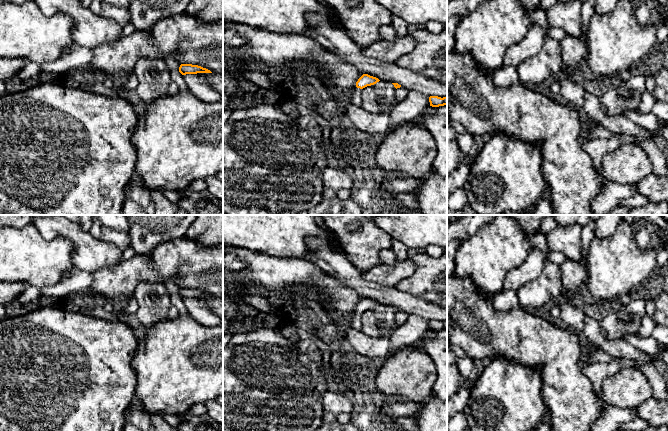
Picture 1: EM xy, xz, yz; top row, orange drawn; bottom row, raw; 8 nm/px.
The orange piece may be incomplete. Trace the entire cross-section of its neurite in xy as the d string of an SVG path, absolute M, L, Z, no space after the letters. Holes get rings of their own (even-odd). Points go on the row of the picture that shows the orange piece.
M181 64L179 67L179 72L182 75L197 74L197 73L212 73L210 70L206 68L203 68L198 65L192 65L192 64Z

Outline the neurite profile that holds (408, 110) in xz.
M409 91L405 99L400 100L389 114L388 133L401 127L404 124L414 123L421 112L429 105L429 95Z

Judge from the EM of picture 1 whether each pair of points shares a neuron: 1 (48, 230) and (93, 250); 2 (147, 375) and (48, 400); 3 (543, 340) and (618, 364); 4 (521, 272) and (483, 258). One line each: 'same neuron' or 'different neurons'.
1: same neuron
2: different neurons
3: different neurons
4: different neurons

